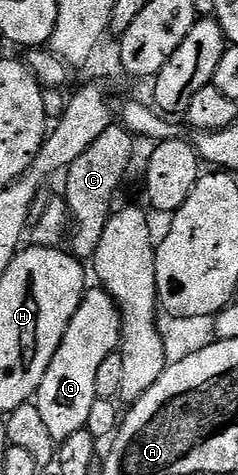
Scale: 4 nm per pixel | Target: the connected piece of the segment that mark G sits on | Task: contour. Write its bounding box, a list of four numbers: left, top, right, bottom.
[37,288,123,443]

